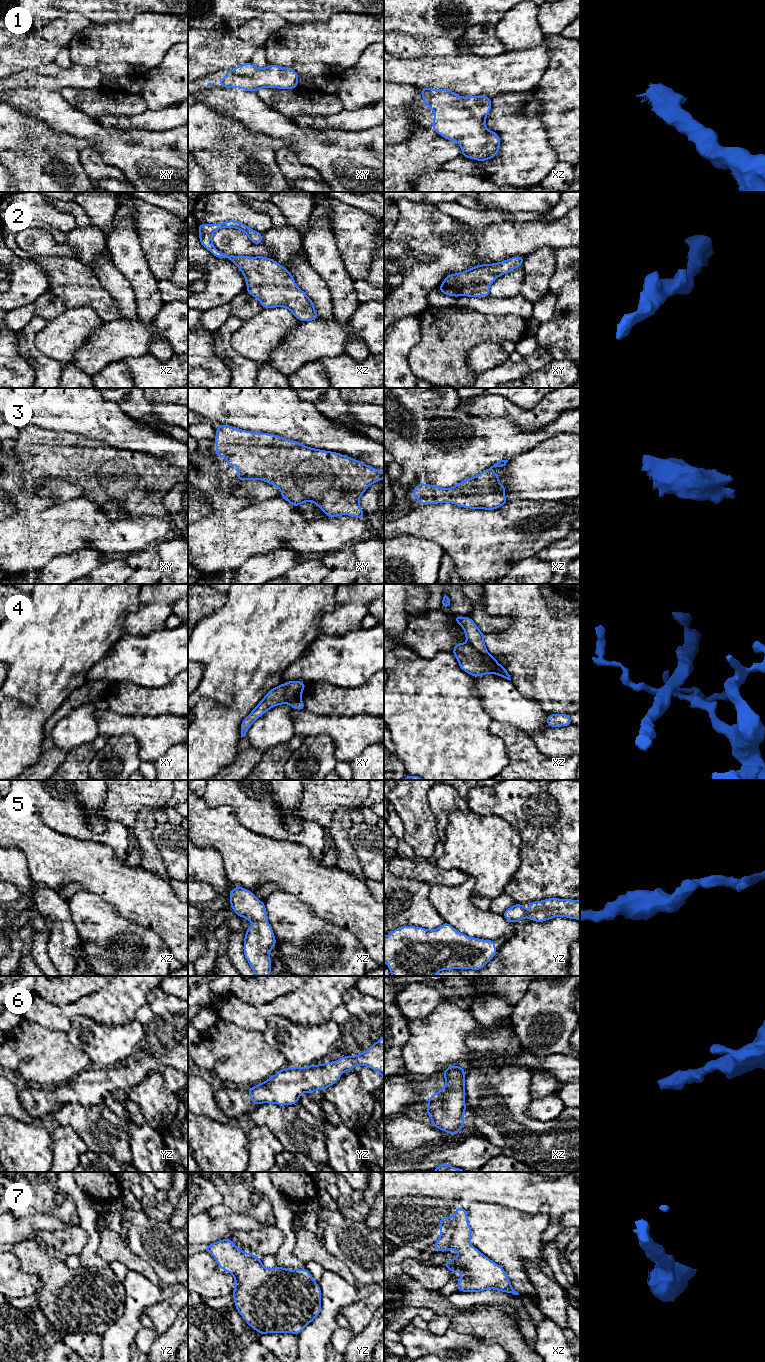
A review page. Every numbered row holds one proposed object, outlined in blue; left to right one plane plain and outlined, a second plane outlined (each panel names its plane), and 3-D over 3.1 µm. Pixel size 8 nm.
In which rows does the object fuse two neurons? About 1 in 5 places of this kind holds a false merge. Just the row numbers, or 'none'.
4

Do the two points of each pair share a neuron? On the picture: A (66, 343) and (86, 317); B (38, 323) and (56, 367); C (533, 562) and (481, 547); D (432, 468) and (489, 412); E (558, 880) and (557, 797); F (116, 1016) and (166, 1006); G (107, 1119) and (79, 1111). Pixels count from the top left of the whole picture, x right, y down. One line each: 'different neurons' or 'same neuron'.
A: same neuron
B: same neuron
C: different neurons
D: different neurons
E: same neuron
F: different neurons
G: same neuron

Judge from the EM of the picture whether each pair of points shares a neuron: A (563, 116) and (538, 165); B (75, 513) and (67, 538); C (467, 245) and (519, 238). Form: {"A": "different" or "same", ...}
{"A": "different", "B": "same", "C": "same"}

